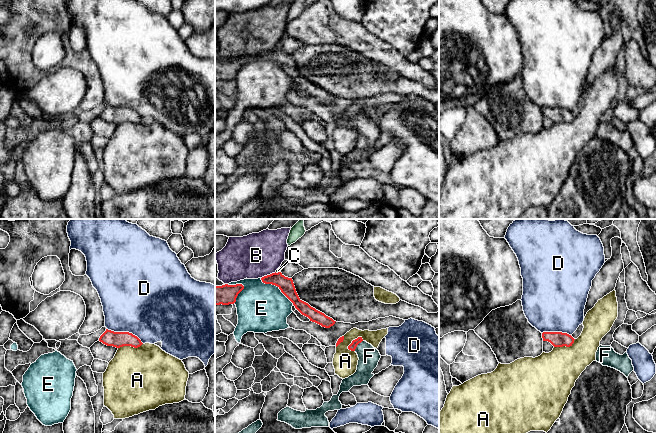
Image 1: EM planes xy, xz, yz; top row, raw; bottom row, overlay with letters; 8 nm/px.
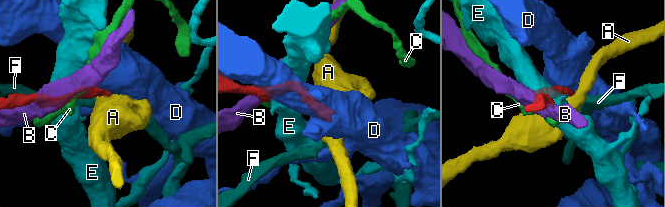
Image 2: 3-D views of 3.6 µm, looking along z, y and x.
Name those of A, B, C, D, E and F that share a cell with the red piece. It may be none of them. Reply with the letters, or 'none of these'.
F

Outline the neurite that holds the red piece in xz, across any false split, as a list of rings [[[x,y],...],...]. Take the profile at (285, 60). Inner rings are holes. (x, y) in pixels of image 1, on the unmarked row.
[[[275,48],[262,53],[261,56],[265,60],[277,62],[281,68],[293,79],[295,84],[302,91],[308,93],[310,97],[315,98],[325,104],[330,104],[335,100],[336,97],[334,97],[332,94],[311,83],[308,79],[299,74],[292,54],[285,53],[281,48]]]

